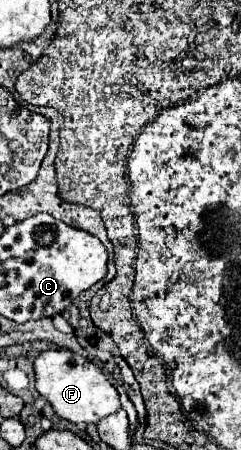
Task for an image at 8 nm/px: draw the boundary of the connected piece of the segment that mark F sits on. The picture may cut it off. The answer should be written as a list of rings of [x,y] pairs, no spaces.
[[[45,350],[33,362],[35,388],[49,400],[55,414],[75,424],[97,424],[101,418],[121,408],[119,394],[97,364],[89,358],[73,354],[71,350]]]

